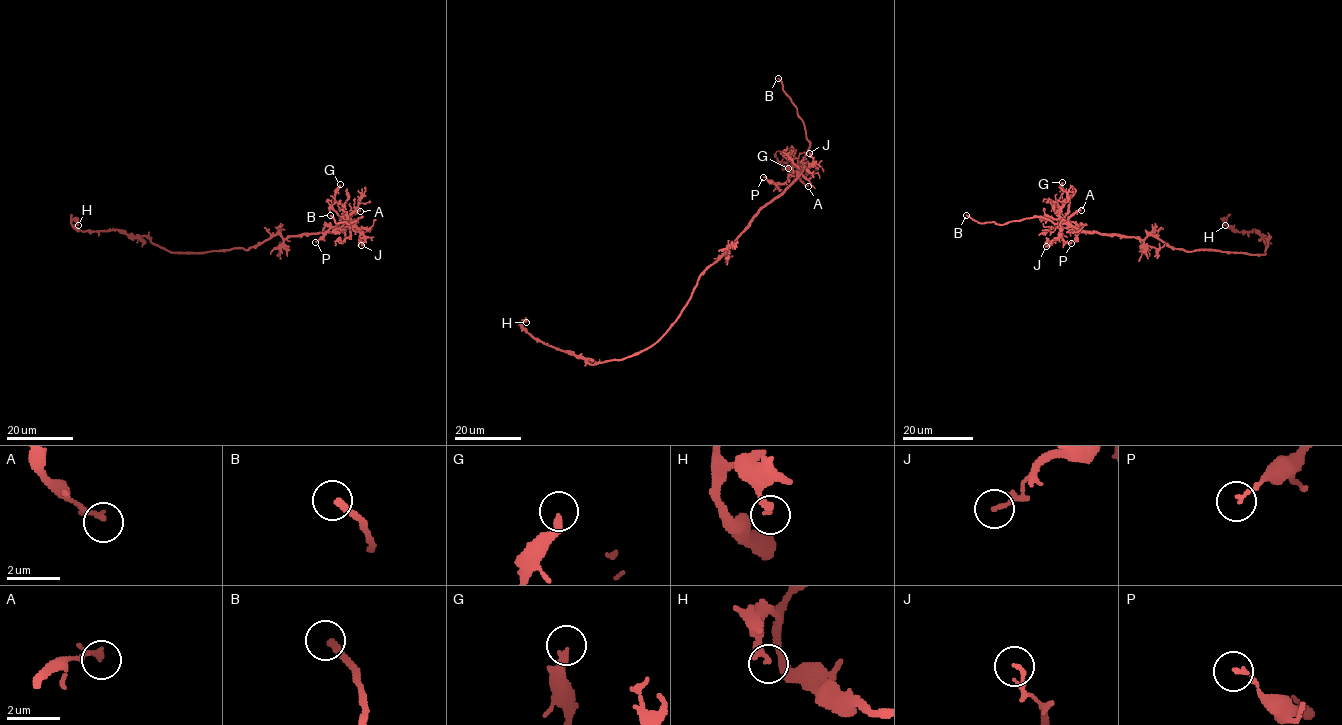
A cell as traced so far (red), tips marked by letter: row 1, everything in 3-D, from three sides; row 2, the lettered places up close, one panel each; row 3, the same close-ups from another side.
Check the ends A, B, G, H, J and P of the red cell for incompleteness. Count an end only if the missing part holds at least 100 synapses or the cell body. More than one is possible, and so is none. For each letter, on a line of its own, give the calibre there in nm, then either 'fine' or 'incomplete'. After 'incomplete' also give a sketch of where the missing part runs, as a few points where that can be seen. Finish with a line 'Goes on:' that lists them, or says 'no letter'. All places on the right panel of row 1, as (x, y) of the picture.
A: calibre 220 nm; fine
B: calibre 240 nm; incomplete
G: calibre 280 nm; fine
H: calibre 280 nm; fine
J: calibre 130 nm; fine
P: calibre 140 nm; fine
Goes on: B

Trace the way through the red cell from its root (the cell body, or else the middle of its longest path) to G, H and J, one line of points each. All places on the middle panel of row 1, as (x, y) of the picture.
G: (700, 275), (756, 214), (797, 177), (797, 167), (790, 160), (783, 164), (783, 168), (788, 168)
H: (700, 275), (690, 299), (673, 325), (652, 345), (621, 359), (589, 364), (536, 341), (519, 323), (526, 322)
J: (700, 275), (763, 207), (813, 163), (809, 153)

